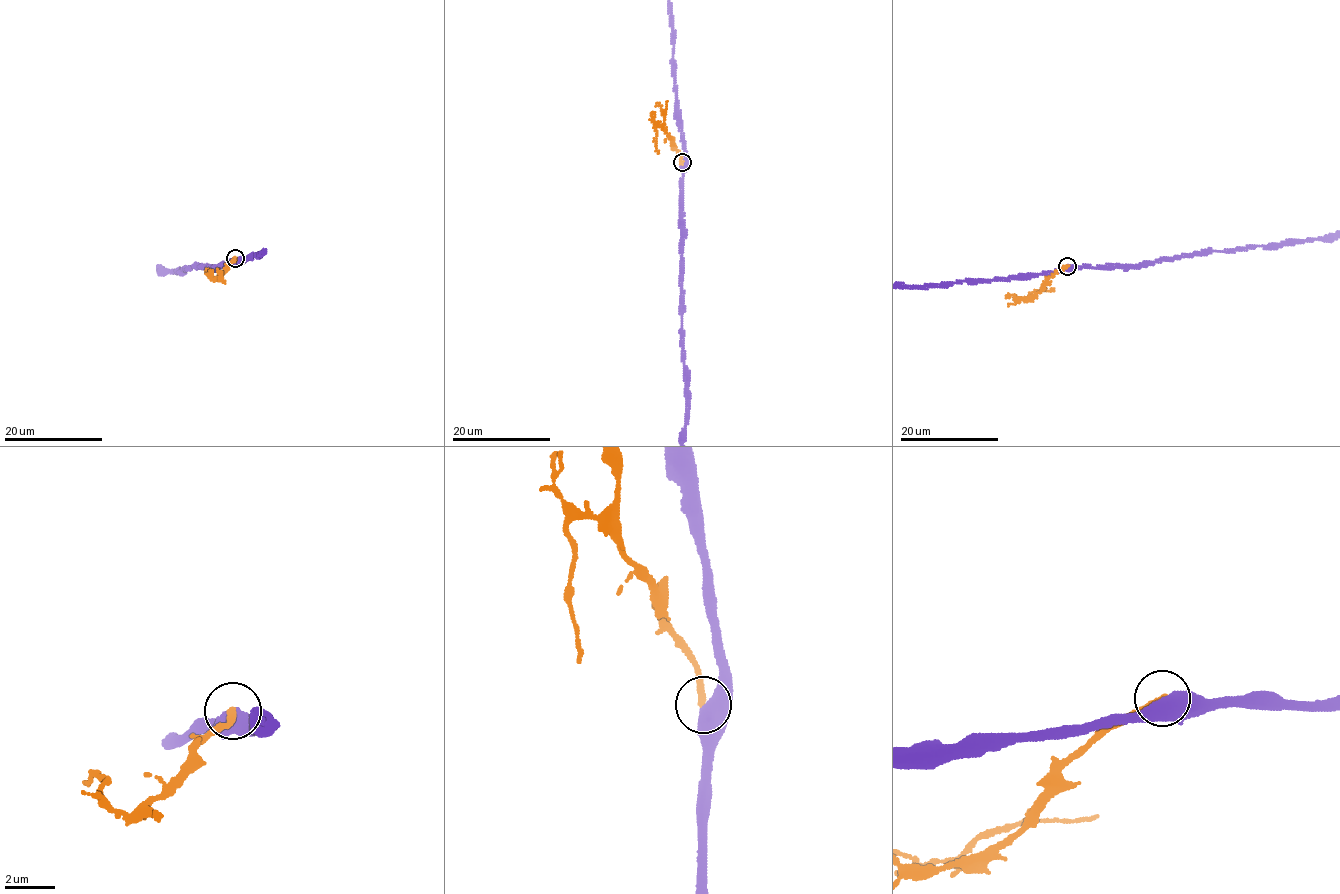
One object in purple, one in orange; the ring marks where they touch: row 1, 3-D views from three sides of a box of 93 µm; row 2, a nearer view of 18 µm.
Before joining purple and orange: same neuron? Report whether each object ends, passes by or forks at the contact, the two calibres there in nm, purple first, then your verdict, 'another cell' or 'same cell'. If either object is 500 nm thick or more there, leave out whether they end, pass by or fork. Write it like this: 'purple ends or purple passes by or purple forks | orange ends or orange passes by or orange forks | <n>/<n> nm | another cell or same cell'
550/280 nm | another cell

